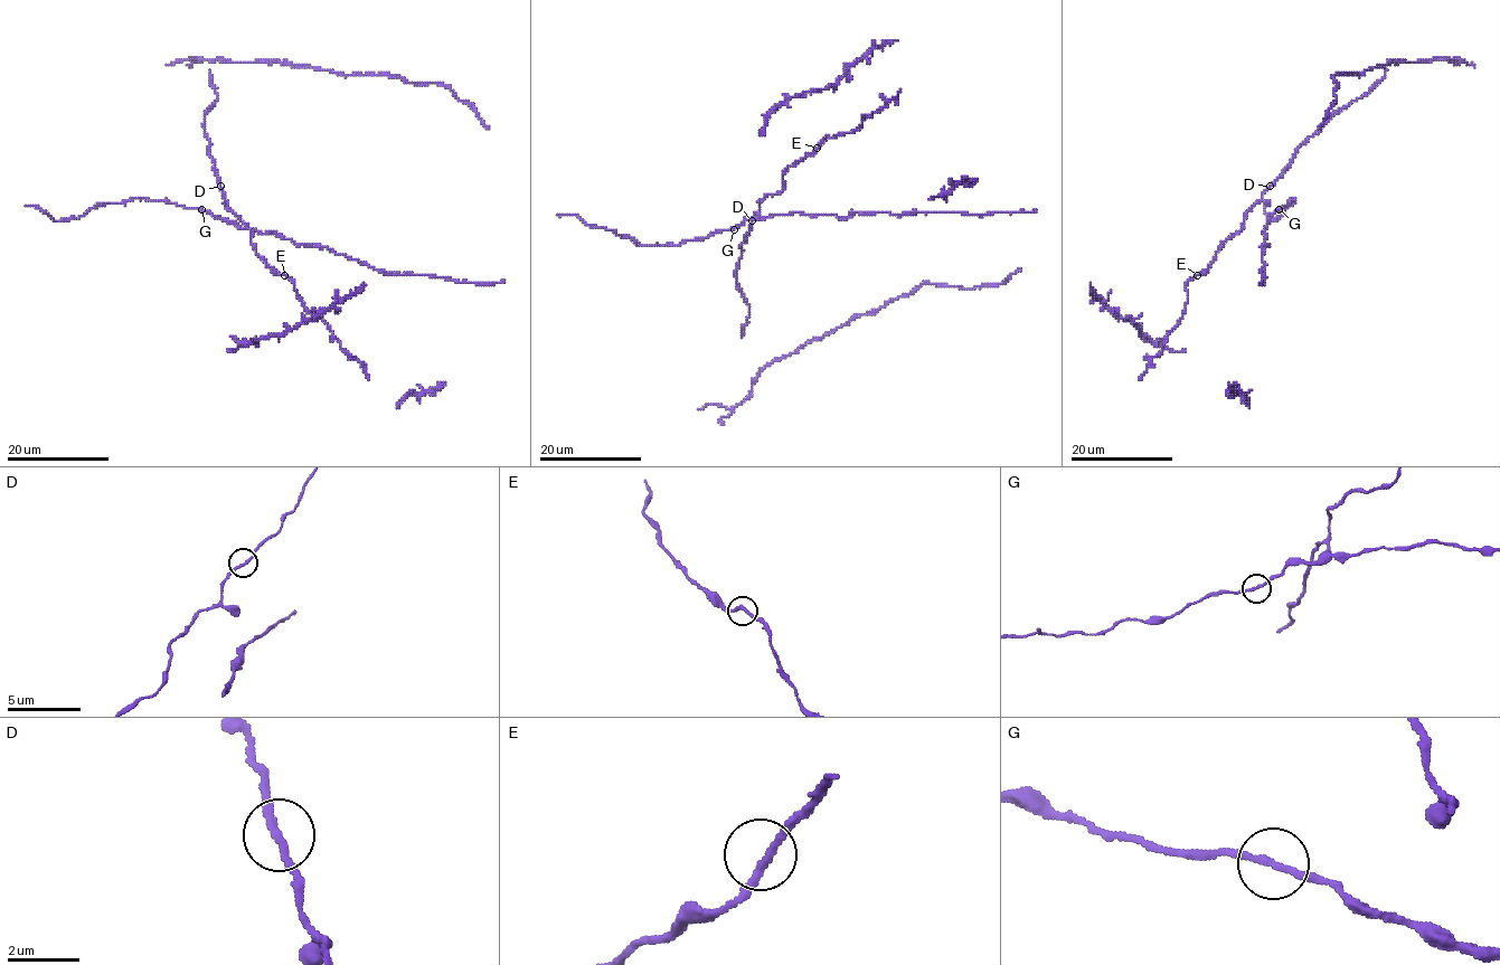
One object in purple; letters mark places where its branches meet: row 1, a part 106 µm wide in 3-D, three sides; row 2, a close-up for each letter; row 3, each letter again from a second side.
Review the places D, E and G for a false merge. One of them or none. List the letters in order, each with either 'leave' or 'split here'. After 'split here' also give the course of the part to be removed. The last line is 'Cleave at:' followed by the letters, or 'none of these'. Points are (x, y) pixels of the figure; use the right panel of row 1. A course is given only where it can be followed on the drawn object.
D: leave
E: leave
G: leave
Cleave at: none of these

